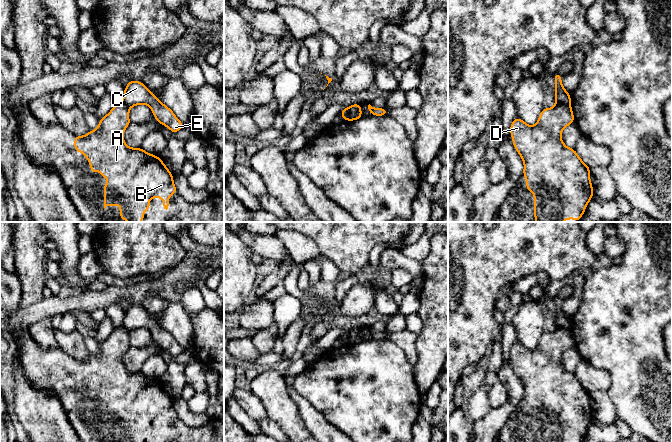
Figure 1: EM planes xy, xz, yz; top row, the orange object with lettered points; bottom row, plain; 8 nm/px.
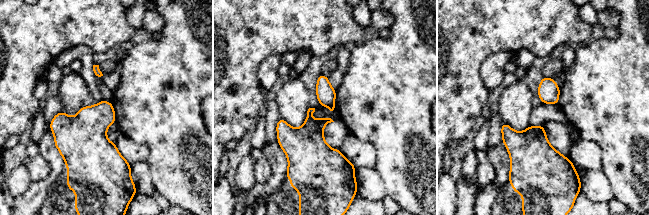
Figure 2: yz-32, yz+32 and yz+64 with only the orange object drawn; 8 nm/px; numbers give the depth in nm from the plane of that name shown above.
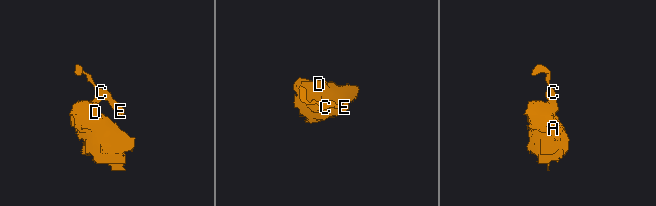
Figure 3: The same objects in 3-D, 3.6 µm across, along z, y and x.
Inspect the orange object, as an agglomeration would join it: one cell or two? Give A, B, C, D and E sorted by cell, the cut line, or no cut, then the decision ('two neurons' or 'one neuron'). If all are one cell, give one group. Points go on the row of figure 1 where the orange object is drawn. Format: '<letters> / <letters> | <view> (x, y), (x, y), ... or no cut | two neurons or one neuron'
A B D / C E | yz (556, 104), (570, 105) | two neurons

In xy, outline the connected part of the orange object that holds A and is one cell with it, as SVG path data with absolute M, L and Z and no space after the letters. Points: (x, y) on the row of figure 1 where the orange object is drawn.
M124 103L115 104L111 111L99 119L98 128L89 130L85 136L74 135L74 149L83 152L89 160L92 175L99 170L103 178L112 182L104 183L104 208L120 204L120 219L129 222L141 222L144 210L150 210L150 198L161 197L164 209L168 209L169 196L178 194L173 182L173 174L165 166L161 157L147 153L142 148L129 148L123 138L124 130L131 125L129 108Z

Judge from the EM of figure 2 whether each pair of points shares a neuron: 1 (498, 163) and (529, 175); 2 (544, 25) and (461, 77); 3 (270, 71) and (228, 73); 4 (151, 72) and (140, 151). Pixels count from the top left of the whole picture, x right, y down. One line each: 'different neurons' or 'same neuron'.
1: different neurons
2: same neuron
3: different neurons
4: different neurons

